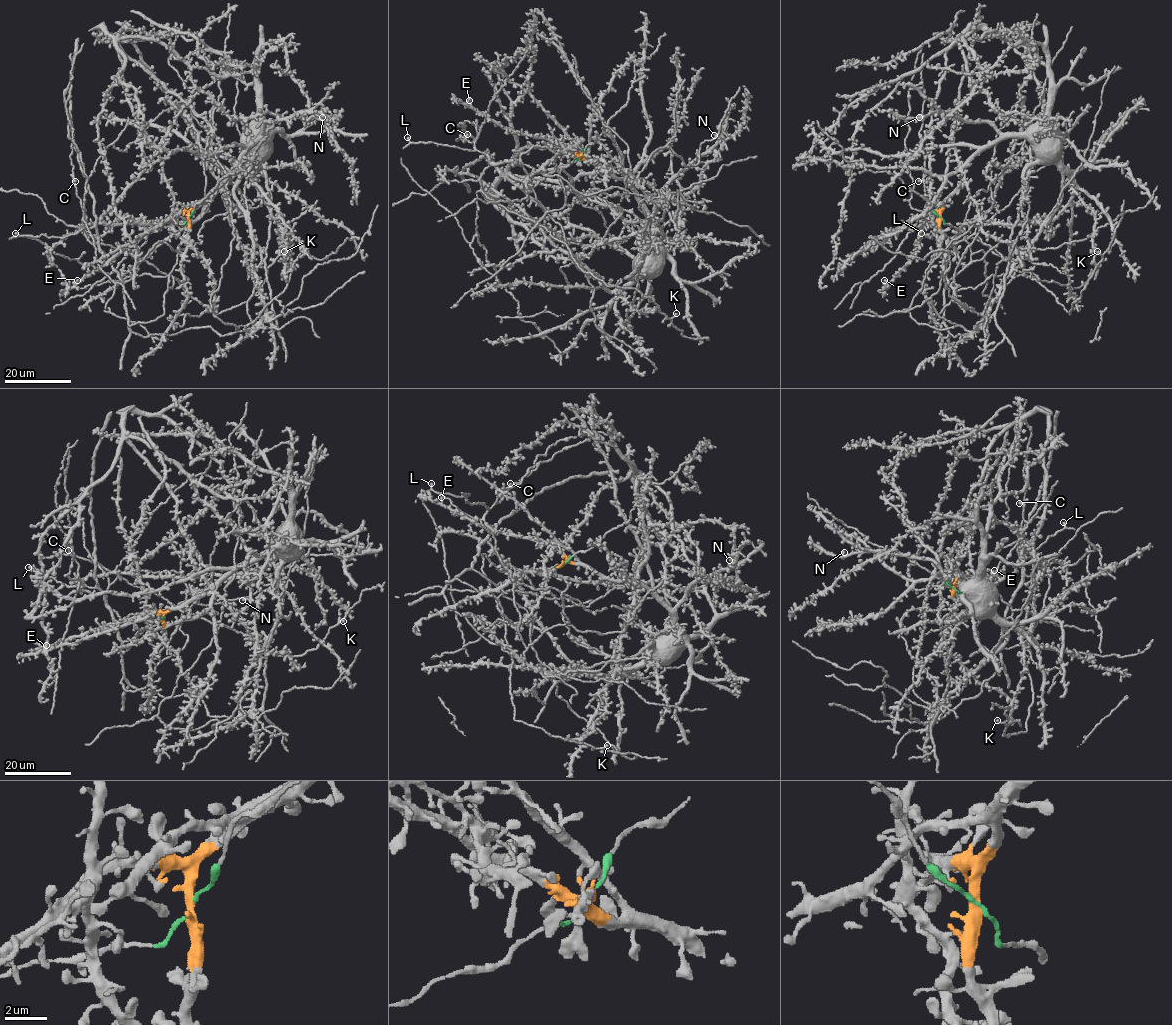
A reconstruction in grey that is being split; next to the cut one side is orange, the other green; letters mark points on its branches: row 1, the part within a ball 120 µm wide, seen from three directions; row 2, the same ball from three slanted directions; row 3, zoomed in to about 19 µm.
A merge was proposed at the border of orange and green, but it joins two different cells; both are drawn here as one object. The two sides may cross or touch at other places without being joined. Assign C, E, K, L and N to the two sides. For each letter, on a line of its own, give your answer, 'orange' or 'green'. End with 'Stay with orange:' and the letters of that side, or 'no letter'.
C: green
E: orange
K: green
L: green
N: orange
Stay with orange: E, N

